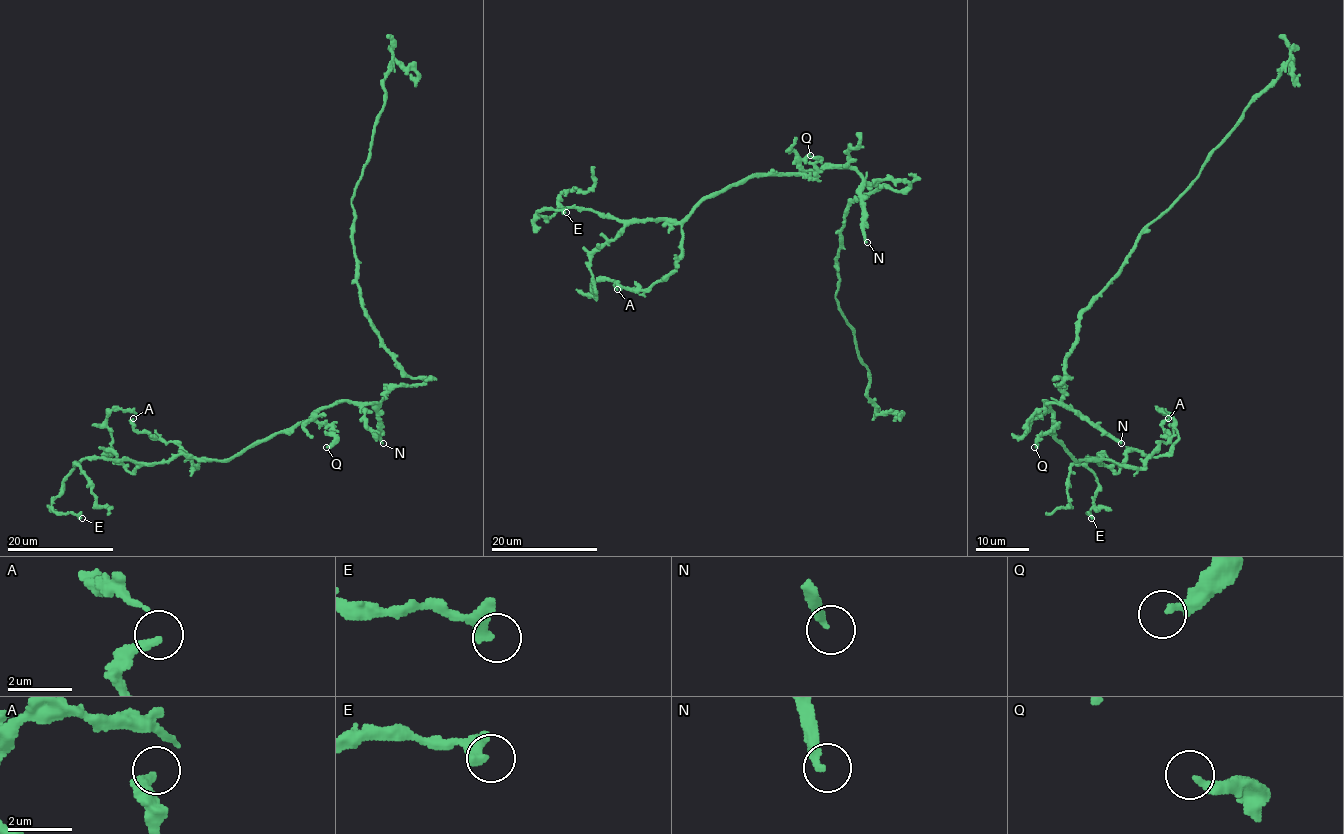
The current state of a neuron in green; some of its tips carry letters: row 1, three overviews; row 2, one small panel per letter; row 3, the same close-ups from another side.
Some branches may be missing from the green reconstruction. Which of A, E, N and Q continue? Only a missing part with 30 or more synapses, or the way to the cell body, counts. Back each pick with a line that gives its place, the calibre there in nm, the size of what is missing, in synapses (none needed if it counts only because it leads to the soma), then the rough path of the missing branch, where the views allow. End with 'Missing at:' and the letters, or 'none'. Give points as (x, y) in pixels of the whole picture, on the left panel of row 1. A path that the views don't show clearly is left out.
N: at (383, 443); 260 nm thick; about 100 synapses
Missing at: N

